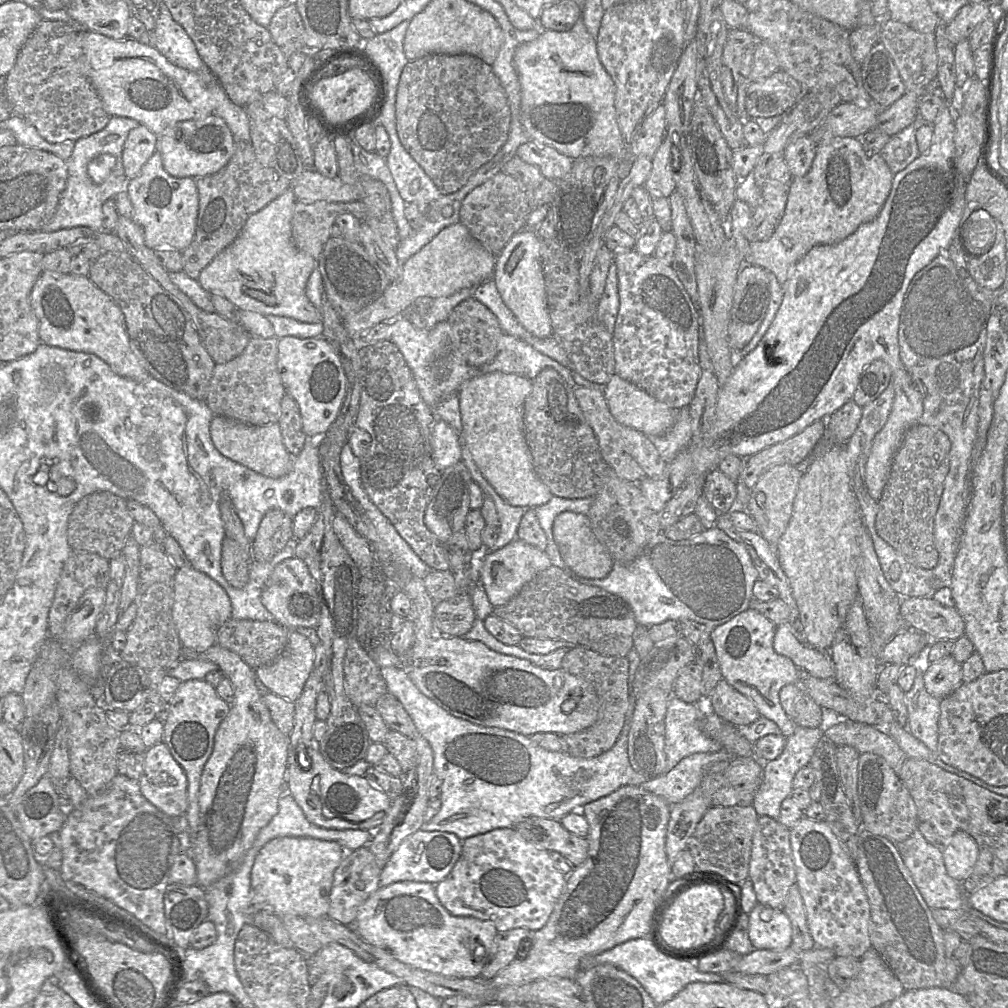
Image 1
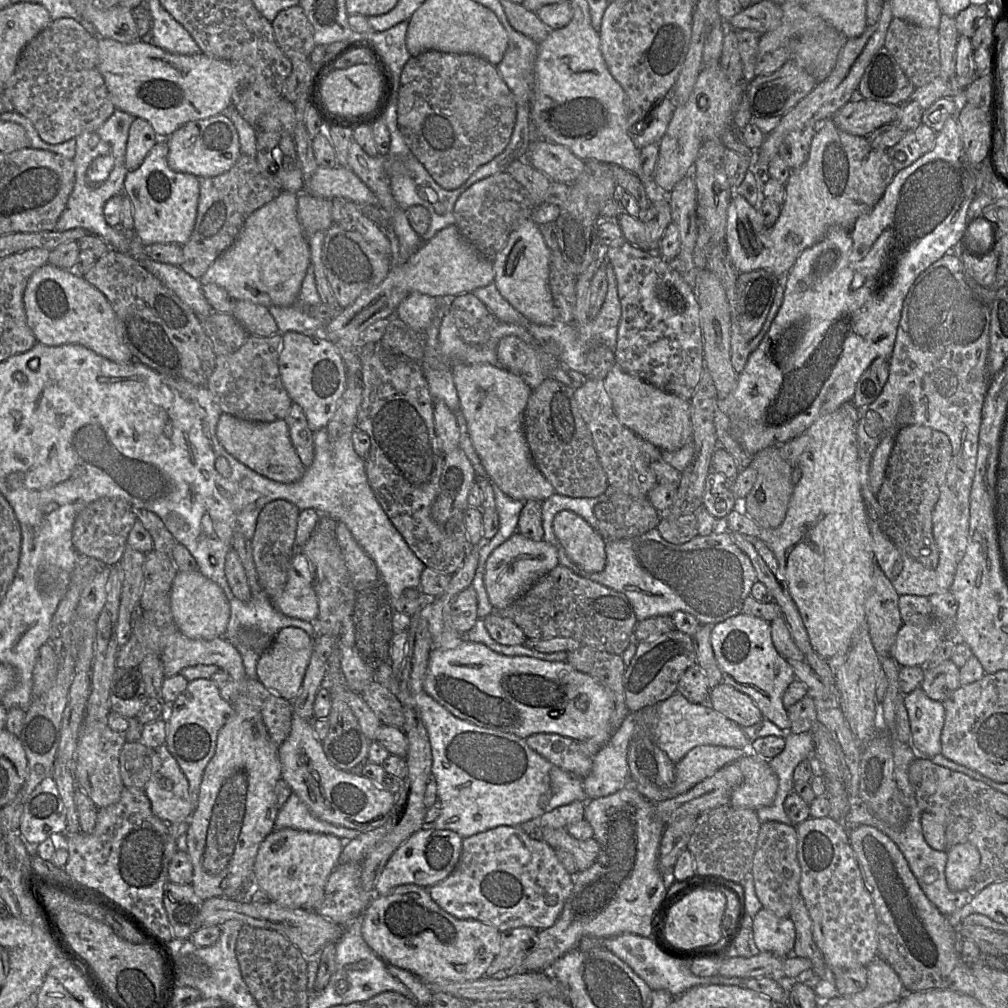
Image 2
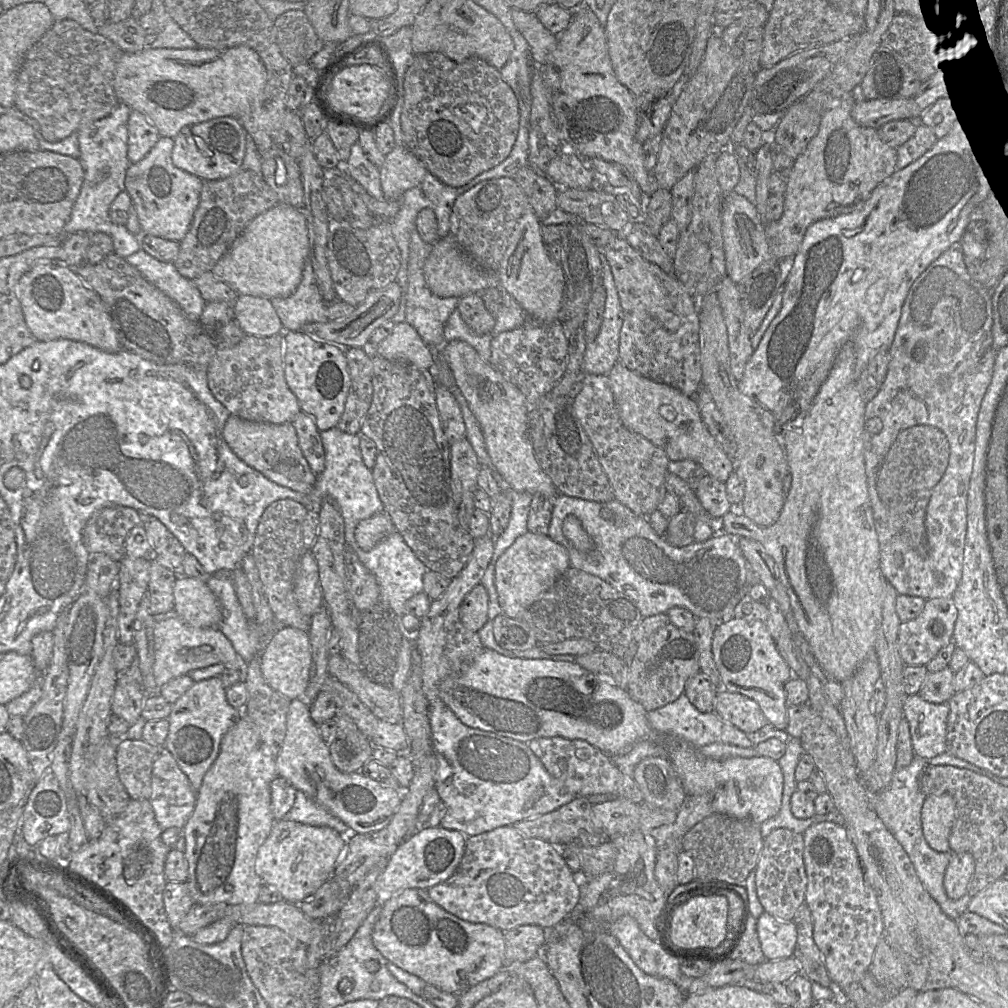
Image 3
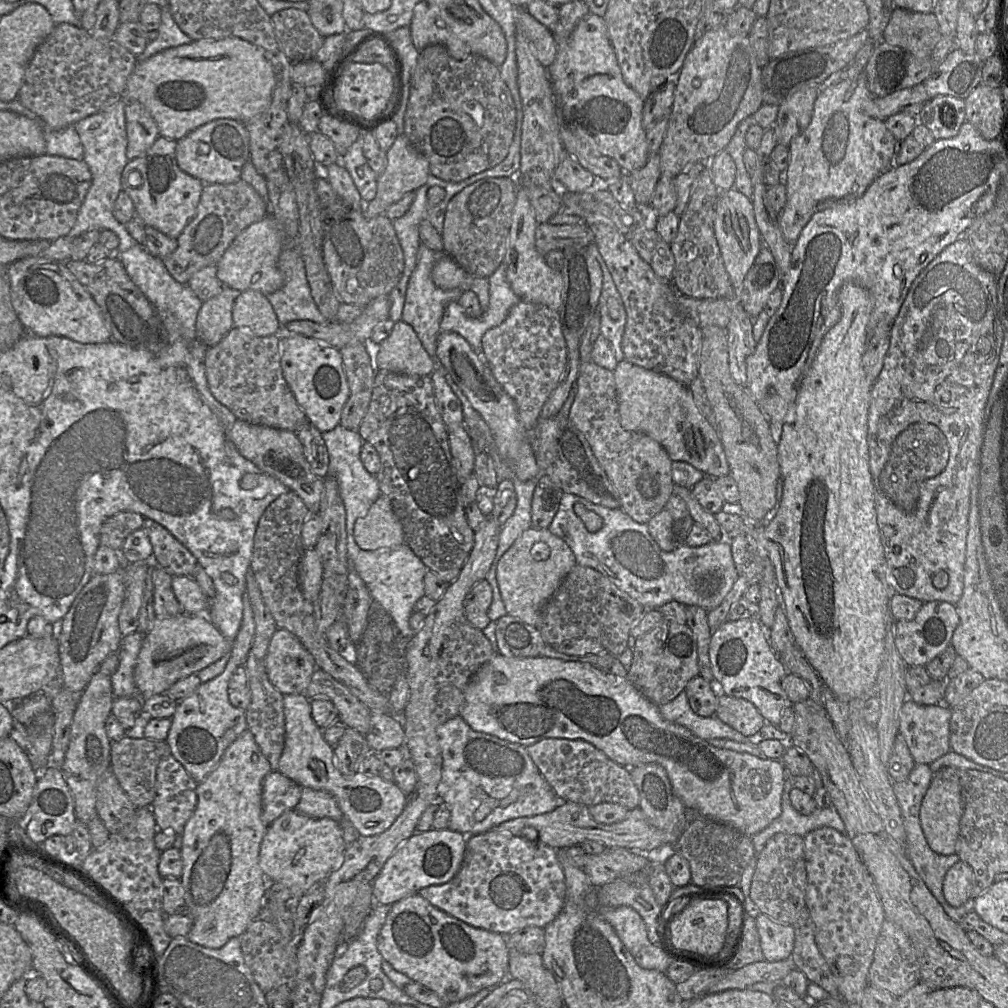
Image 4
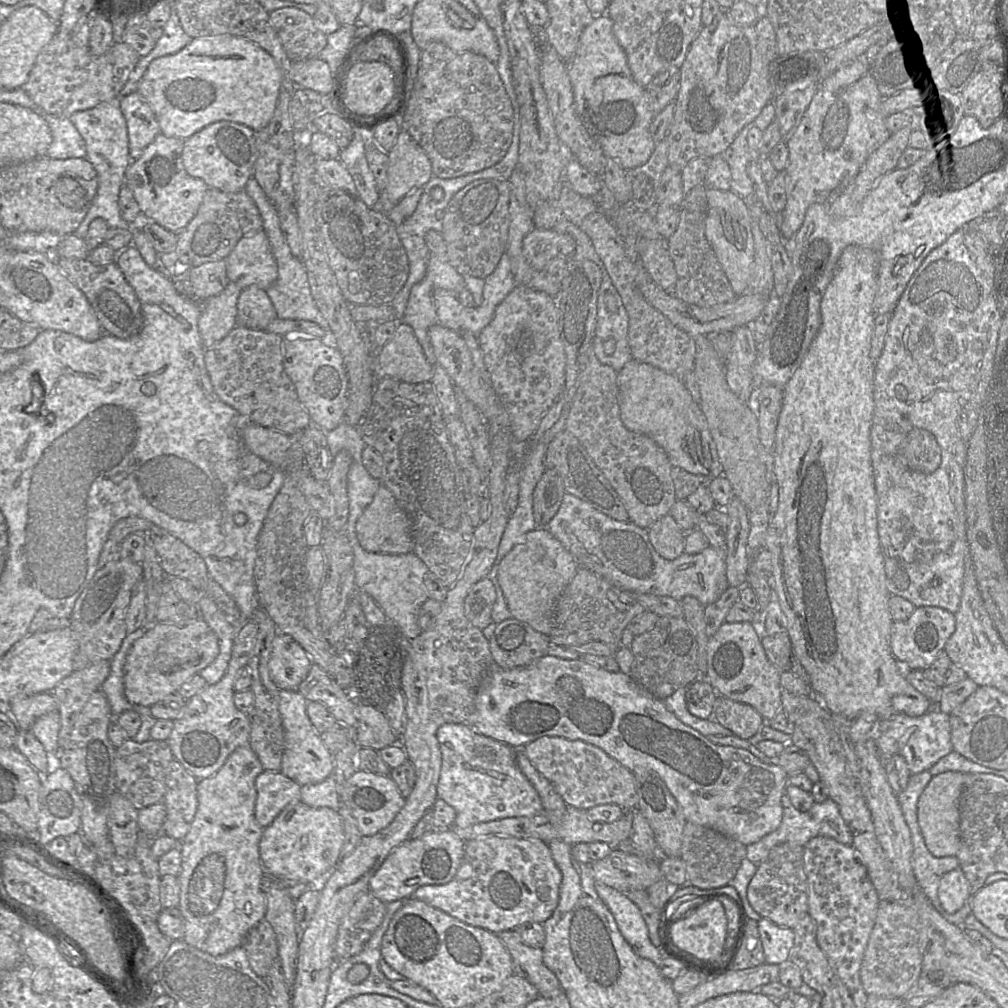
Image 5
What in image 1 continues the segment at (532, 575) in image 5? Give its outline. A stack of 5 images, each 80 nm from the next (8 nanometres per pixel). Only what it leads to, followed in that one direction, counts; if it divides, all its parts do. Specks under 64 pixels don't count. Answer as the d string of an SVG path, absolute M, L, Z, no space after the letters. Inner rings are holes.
M516 538L498 550L489 550L480 567L480 583L485 589L489 602L494 607L505 605L531 581L536 574L552 565L545 551Z

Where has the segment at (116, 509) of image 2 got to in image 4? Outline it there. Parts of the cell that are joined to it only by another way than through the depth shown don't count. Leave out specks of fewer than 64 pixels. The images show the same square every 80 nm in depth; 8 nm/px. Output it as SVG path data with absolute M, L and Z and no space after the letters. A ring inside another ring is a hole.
M128 511L114 514L101 526L100 545L120 552L126 537L133 531L143 528L144 519L140 514Z

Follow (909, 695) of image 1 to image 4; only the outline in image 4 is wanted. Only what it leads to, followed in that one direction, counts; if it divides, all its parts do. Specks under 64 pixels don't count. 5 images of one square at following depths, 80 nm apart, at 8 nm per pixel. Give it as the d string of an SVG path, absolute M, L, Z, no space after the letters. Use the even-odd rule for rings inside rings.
M907 698L899 713L899 734L905 739L915 764L931 764L951 750L951 708L944 704L920 705Z

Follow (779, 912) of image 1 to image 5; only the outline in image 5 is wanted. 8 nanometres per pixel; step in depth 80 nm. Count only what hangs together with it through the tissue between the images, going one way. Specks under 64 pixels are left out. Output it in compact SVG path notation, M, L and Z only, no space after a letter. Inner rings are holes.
M764 917L757 923L765 963L784 965L789 962L790 951L794 945L793 929L781 927Z

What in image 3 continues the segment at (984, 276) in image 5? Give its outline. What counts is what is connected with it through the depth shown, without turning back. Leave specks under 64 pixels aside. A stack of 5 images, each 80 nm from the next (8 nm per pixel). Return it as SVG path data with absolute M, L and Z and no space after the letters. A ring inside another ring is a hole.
M951 247L943 252L935 261L933 261L926 270L924 270L917 279L911 285L905 301L902 306L901 316L896 328L894 339L889 346L889 363L885 379L874 398L866 403L864 413L864 427L863 427L863 452L864 452L864 464L865 474L867 477L867 486L869 499L873 511L873 518L875 529L880 546L880 568L883 576L893 586L898 595L907 595L912 597L920 597L925 600L934 598L952 597L956 591L961 578L964 561L964 548L967 533L967 500L968 490L970 485L970 479L973 472L974 455L976 448L976 424L978 413L980 410L983 397L990 385L995 359L997 355L997 349L993 344L992 337L992 301L991 291L983 286L981 283L974 280L968 272L965 256L959 247ZM927 424L940 429L947 437L950 445L950 457L948 466L936 486L932 490L932 494L927 505L925 516L925 528L930 546L930 553L927 557L921 557L914 549L912 549L906 542L906 534L899 523L892 523L891 517L887 511L887 508L881 501L876 490L876 478L879 468L897 435L904 429L919 425Z

